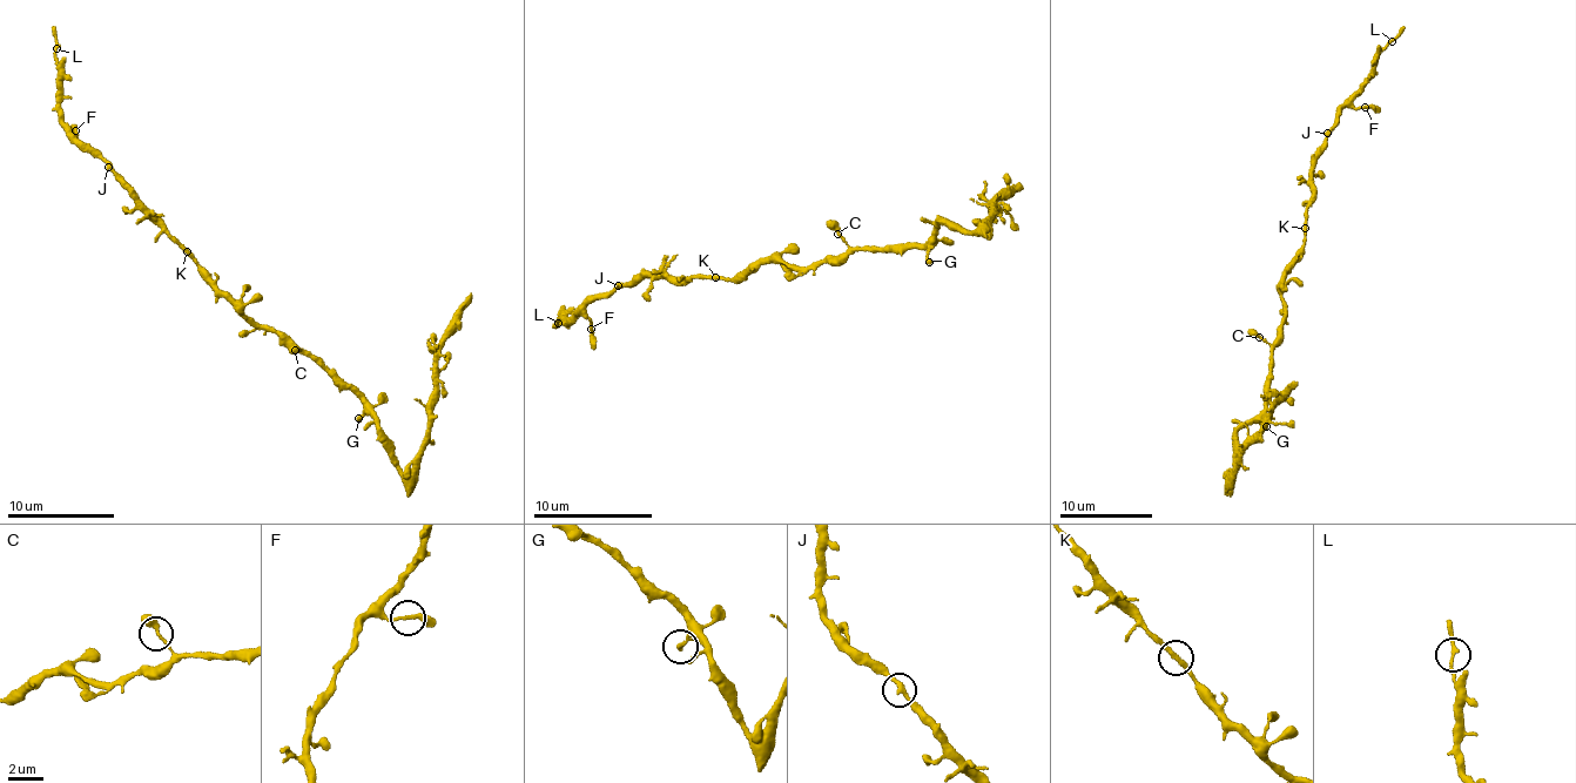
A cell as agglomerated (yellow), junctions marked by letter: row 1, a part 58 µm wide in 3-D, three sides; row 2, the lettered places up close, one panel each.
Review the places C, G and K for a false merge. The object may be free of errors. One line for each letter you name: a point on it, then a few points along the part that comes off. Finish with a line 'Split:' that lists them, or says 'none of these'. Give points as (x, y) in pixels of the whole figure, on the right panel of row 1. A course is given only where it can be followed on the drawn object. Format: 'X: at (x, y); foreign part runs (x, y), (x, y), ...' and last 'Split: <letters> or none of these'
Split: none of these

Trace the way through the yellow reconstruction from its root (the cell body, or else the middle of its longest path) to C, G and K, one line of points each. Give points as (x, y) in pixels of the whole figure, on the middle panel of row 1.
C: (827, 261), (848, 250), (847, 243), (837, 234)
G: (827, 261), (861, 249), (875, 252), (904, 251), (925, 244), (929, 262)
K: (827, 261), (801, 267), (775, 258), (728, 281), (716, 277)

